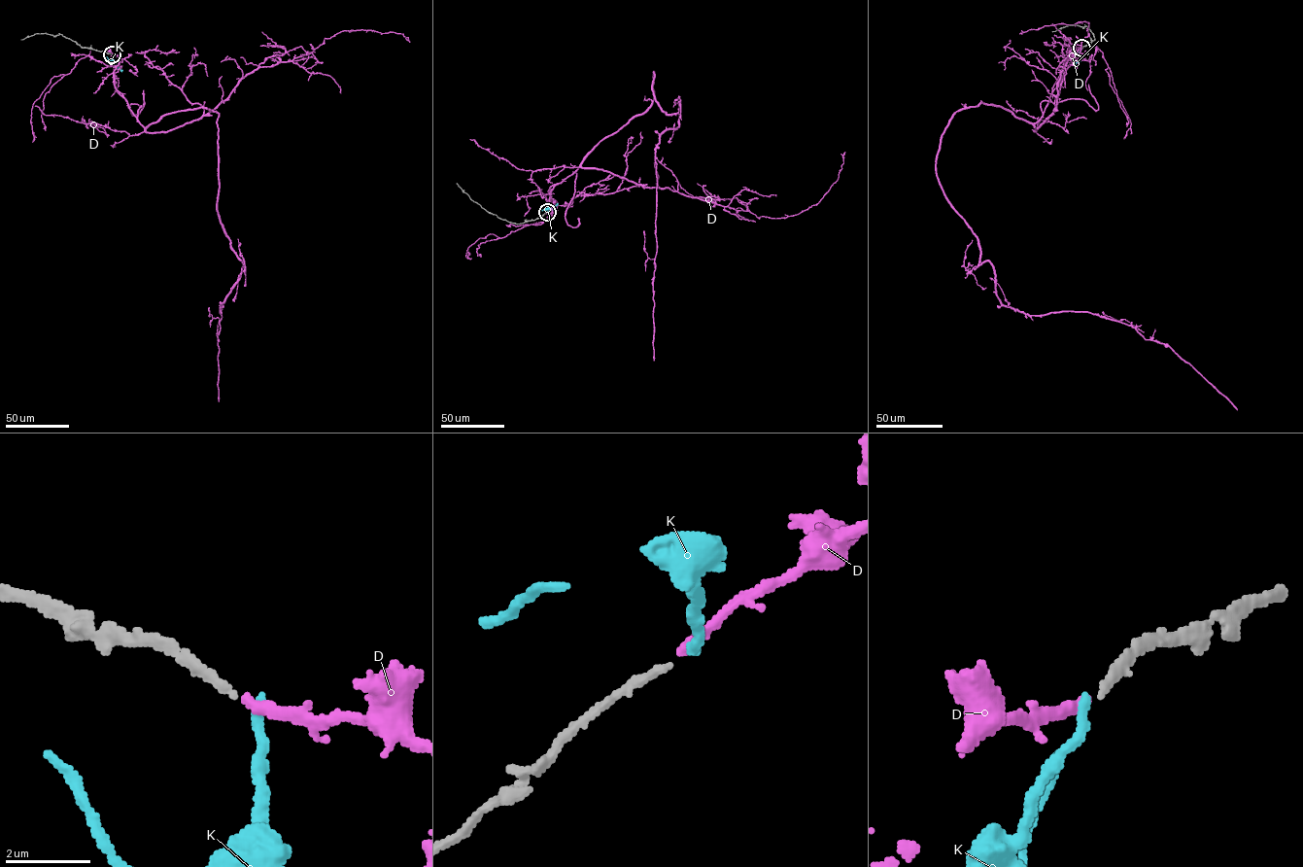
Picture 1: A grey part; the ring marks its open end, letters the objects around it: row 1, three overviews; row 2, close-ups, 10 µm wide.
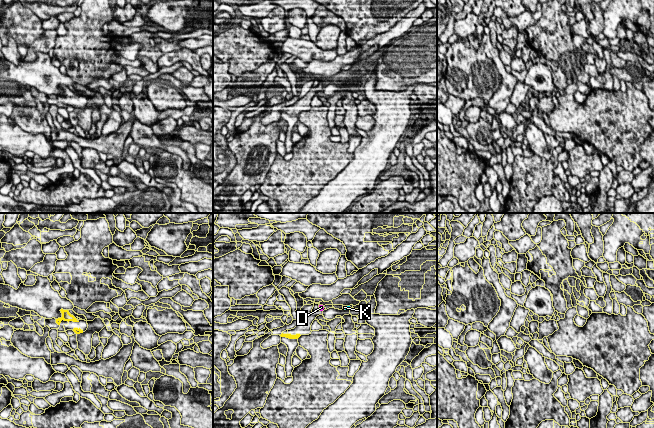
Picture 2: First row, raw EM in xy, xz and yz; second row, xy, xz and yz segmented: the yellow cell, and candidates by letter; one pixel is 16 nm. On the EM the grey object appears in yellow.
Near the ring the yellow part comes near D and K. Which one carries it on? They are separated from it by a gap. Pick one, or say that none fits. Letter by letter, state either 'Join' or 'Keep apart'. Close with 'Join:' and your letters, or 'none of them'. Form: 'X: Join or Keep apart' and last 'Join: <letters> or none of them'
D: Join
K: Keep apart
Join: D

